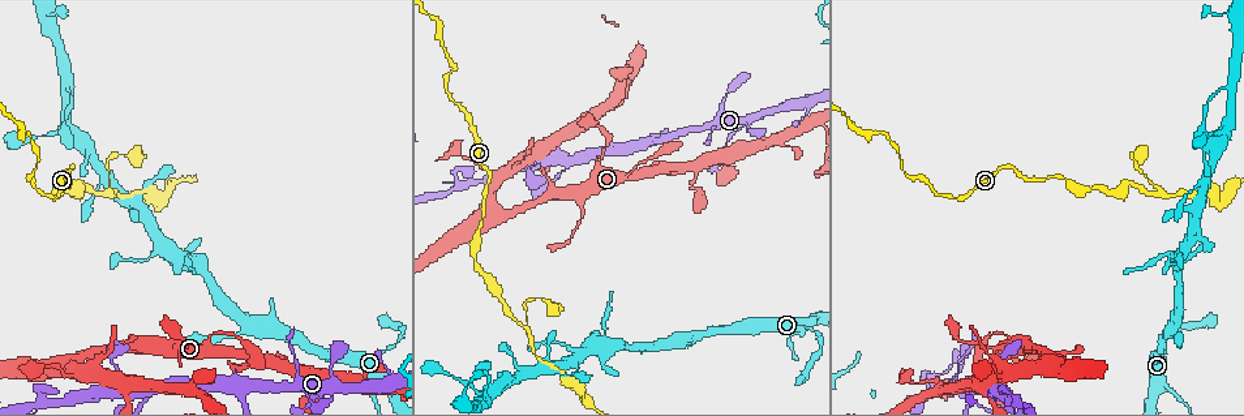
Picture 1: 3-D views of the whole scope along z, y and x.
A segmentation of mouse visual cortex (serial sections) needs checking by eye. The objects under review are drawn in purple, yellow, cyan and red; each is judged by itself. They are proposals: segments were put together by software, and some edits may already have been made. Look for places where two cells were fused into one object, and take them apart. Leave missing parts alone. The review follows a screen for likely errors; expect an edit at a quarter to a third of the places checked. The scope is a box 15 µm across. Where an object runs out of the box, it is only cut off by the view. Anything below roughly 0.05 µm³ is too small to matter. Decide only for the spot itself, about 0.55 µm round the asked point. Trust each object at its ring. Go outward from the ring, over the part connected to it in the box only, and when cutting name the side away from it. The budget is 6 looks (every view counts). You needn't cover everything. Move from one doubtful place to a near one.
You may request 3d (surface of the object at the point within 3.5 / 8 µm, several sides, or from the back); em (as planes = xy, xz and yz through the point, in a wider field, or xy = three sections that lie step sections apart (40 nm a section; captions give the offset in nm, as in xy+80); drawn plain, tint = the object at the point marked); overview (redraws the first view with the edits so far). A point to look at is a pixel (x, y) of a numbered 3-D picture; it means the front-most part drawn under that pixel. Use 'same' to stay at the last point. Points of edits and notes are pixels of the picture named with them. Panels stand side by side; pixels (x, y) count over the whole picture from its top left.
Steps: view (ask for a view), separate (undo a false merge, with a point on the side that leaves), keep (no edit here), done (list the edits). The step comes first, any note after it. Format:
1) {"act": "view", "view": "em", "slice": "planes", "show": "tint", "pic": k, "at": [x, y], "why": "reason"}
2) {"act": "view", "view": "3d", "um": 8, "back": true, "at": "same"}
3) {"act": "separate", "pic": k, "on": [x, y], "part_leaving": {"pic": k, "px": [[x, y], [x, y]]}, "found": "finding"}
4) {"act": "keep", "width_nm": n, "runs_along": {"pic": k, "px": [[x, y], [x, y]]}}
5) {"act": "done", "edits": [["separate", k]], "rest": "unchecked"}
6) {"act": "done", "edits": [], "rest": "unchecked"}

{"act": "view", "view": "3d", "um": 3.5, "pic": 1, "at": [581, 353], "why": "abrupt turn"}

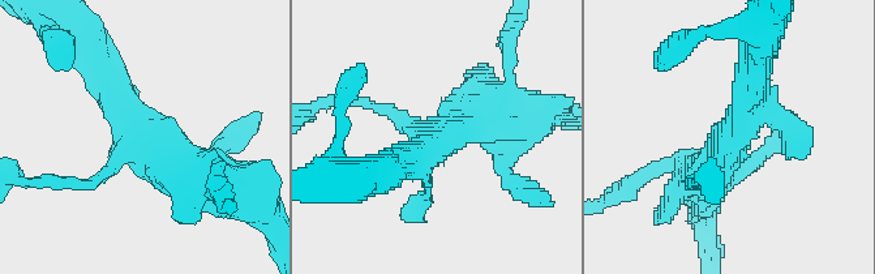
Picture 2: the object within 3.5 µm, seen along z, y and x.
{"act": "view", "view": "em", "slice": "xy", "step": 2, "show": "tint", "pic": 2, "at": [728, 140], "arms": 4, "arm_widths_nm": [150, 200, 400, 600]}

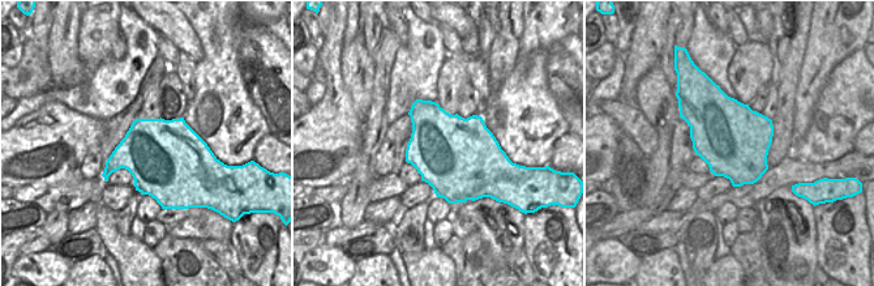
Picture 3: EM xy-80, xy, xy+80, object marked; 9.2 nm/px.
{"act": "keep", "width_nm": 750, "runs_along": {"pic": 2, "px": [[217, 183], [176, 171], [104, 75]]}, "found": "all the same cell"}

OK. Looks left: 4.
{"act": "view", "view": "3d", "um": 3.5, "pic": 1, "at": [524, 329], "why": "three-way junction"}

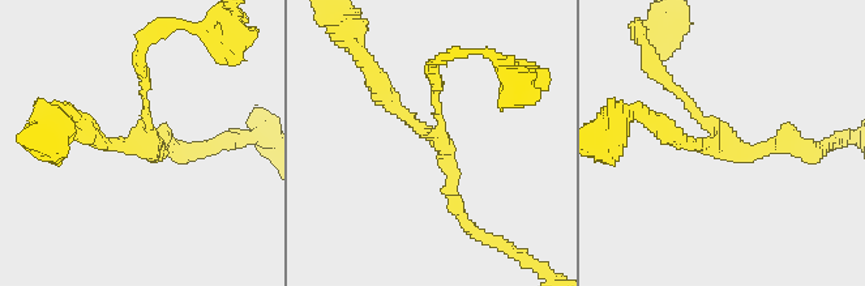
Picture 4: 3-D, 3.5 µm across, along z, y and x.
{"act": "view", "view": "em", "slice": "xy", "step": 2, "show": "tint", "pic": 4, "at": [146, 145], "why": "shape alone is not enough"}

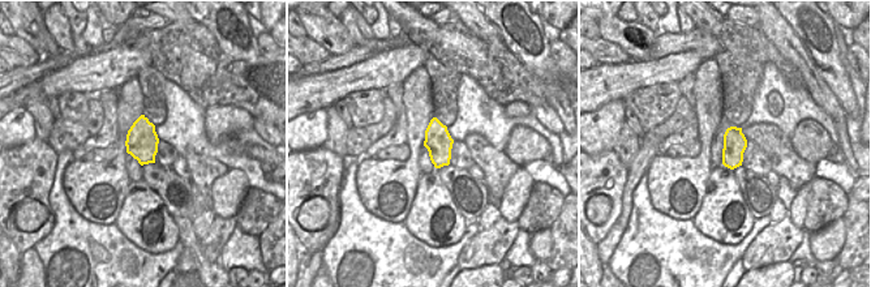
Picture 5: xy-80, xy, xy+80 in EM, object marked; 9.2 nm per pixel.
{"act": "keep", "arm_widths_nm": [100, 150, 200], "found": "one cell here"}

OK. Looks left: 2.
{"act": "done", "edits": [], "rest": "unchecked"}

